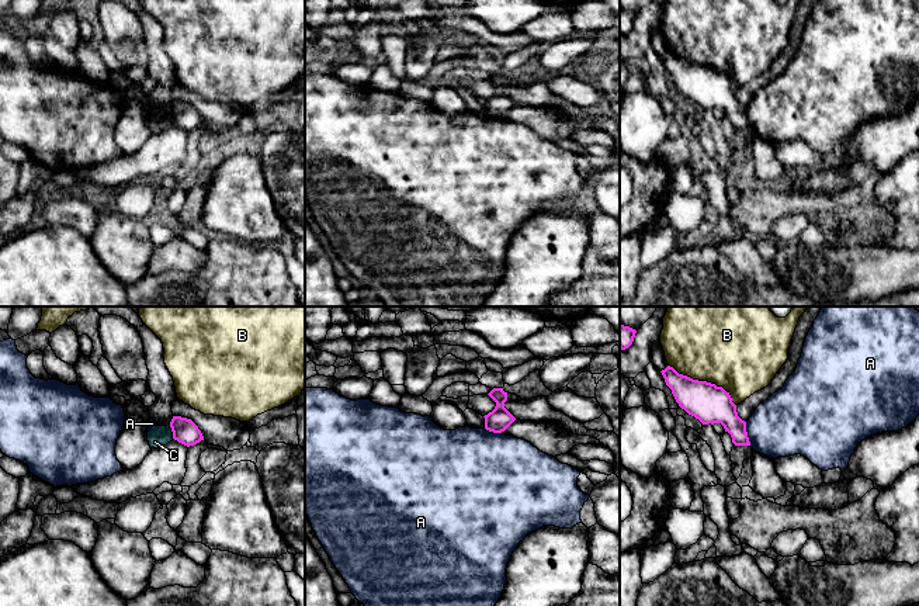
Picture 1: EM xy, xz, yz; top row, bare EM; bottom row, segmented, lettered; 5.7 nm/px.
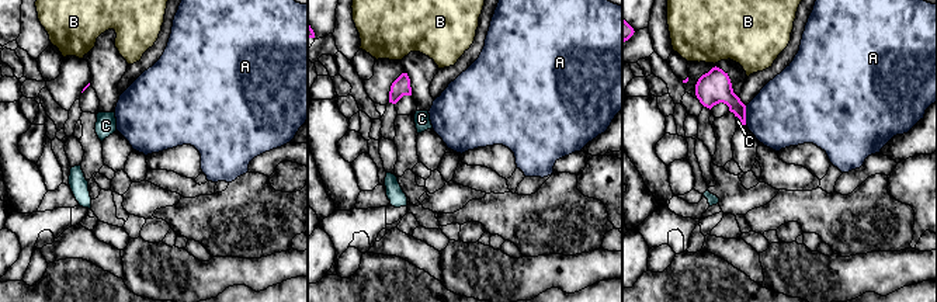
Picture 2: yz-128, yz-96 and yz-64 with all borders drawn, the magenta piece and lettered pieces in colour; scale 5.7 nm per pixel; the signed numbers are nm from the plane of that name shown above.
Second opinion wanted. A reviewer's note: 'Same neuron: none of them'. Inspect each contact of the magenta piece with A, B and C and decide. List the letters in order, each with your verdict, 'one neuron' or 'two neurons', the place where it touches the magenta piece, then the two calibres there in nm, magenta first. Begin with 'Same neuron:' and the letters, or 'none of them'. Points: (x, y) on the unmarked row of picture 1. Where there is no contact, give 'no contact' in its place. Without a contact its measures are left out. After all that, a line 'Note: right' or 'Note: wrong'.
Same neuron: none of them
A: two neurons; meets magenta in yz at (746, 118); 200 nm thick on the magenta side, 360 nm on the other
B: two neurons; meets magenta in yz at (704, 66); 220 nm thick on the magenta side, 440 nm on the other
C: two neurons; meets magenta in xy at (172, 115); 140 nm thick on the magenta side, 120 nm on the other
Note: right

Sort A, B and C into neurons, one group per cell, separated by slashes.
A / B / C

